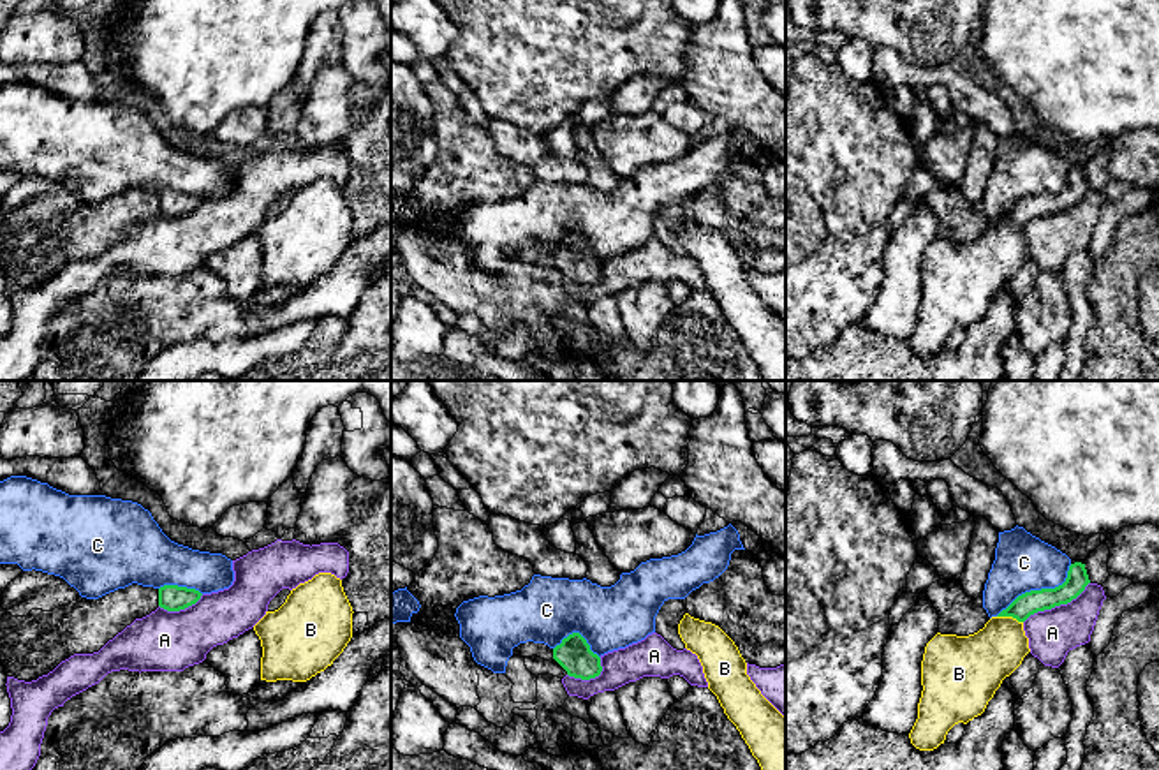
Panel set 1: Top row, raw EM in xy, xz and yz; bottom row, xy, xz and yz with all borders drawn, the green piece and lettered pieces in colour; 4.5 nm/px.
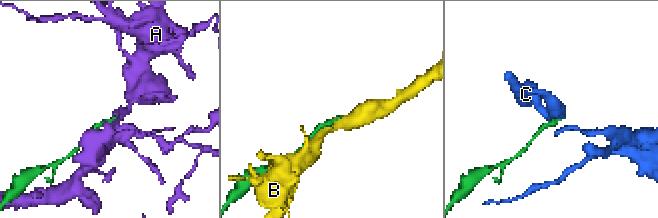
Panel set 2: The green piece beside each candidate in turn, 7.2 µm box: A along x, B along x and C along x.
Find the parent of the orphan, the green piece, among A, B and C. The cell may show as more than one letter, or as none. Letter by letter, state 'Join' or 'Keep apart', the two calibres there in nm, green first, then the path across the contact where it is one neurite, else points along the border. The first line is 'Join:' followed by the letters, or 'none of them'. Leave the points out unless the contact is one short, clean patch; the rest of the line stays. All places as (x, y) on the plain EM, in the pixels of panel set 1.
Join: none of them
A: Keep apart. Thickness 110 nm (green) against 220 nm. Boundary: yz (1089, 187), (1070, 207), (1038, 215), (1024, 228)
B: Keep apart. Thickness 110 nm (green) against 260 nm
C: Keep apart. Thickness 110 nm (green) against 260 nm. Boundary: yz (1071, 170), (1061, 189), (1026, 196), (996, 221)

